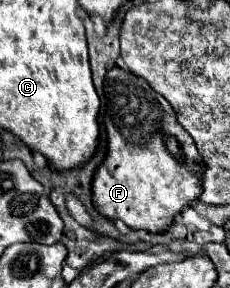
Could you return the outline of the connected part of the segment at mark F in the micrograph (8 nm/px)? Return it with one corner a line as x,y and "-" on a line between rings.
115,66
115,68
111,68
111,70
107,72
105,86
109,88
109,90
105,90
105,94
107,94
107,98
109,98
109,106
107,106
107,110
105,110
105,128
107,128
109,144
107,144
107,158
105,158
105,162
103,162
103,164
97,168
97,172
95,172
95,180
93,180
93,204
95,204
97,212
103,214
105,218
109,218
109,220
117,220
117,218
119,218
121,222
125,222
125,224
127,224
129,228
133,228
133,230
165,232
165,230
173,224
175,216
179,216
179,214
183,212
183,208
191,206
191,204
199,198
199,194
201,194
201,190
203,190
203,188
201,188
201,178
199,178
199,174
203,174
203,162
199,162
199,152
197,152
197,148
195,148
195,142
193,142
193,138
187,134
187,130
183,130
181,124
177,122
171,104
169,104
163,96
159,96
143,78
133,76
133,74
127,74
127,72
123,72
121,68

